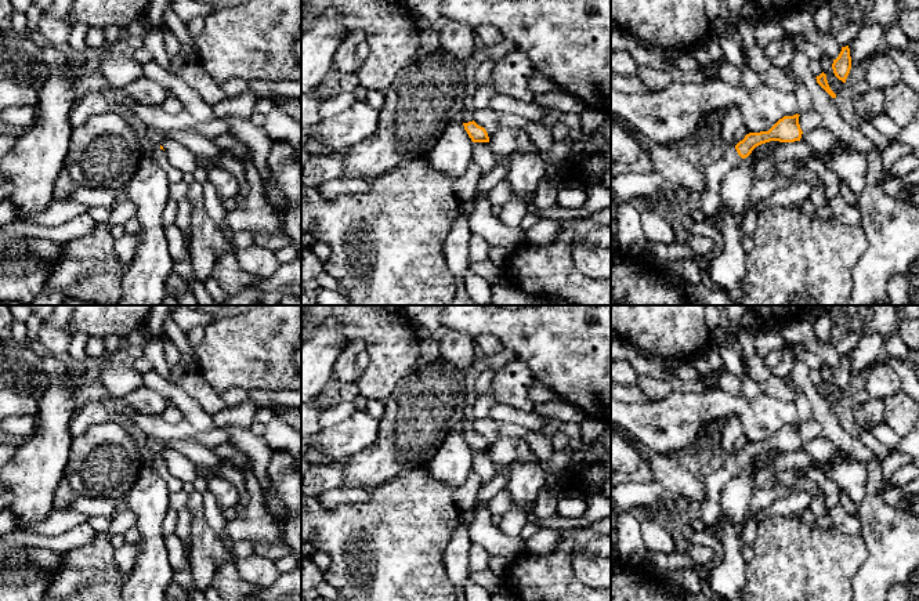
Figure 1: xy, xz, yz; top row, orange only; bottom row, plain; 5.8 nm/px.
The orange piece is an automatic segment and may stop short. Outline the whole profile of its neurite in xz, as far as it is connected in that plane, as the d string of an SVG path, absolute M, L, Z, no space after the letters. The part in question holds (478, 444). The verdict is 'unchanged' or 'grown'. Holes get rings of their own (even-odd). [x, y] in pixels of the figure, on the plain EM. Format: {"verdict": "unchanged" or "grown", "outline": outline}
{"verdict": "grown", "outline": "M467 414L464 420L460 423L459 430L463 432L464 439L467 441L473 452L489 452L486 439L478 435L473 430L473 423L474 423L474 419L470 414Z"}

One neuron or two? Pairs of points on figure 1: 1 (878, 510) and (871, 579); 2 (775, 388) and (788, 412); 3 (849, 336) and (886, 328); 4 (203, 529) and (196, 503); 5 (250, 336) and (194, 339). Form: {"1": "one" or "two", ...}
{"1": "one", "2": "two", "3": "one", "4": "one", "5": "two"}

